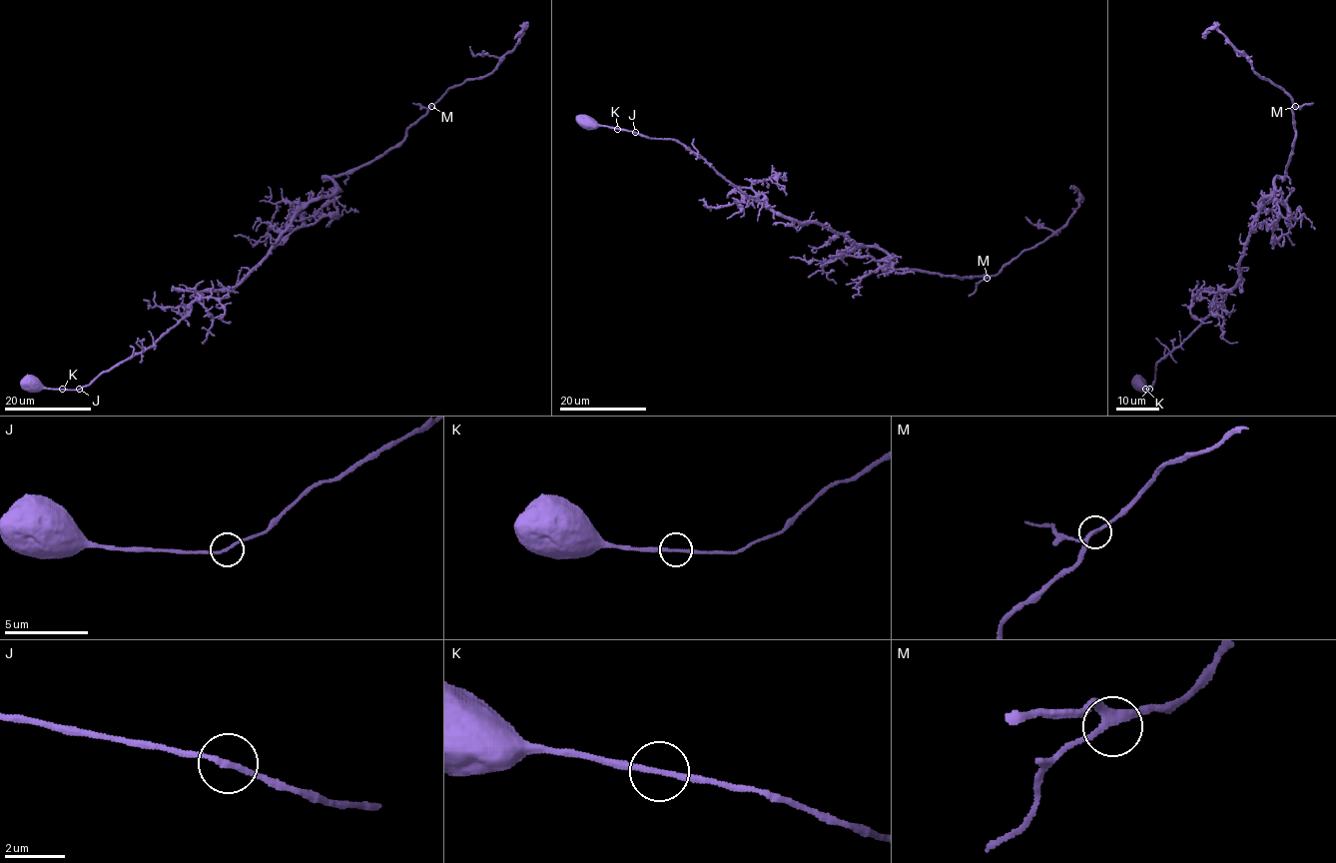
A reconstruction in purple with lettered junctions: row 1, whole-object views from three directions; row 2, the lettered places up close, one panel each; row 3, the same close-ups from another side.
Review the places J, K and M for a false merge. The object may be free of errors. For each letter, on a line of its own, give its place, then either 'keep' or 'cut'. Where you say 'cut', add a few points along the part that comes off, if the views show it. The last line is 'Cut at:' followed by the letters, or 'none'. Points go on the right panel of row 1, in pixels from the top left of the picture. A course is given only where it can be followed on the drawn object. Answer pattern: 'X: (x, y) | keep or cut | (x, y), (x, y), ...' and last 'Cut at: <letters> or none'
J: (1149, 389) | keep
K: (1145, 389) | keep
M: (1295, 106) | keep
Cut at: none

